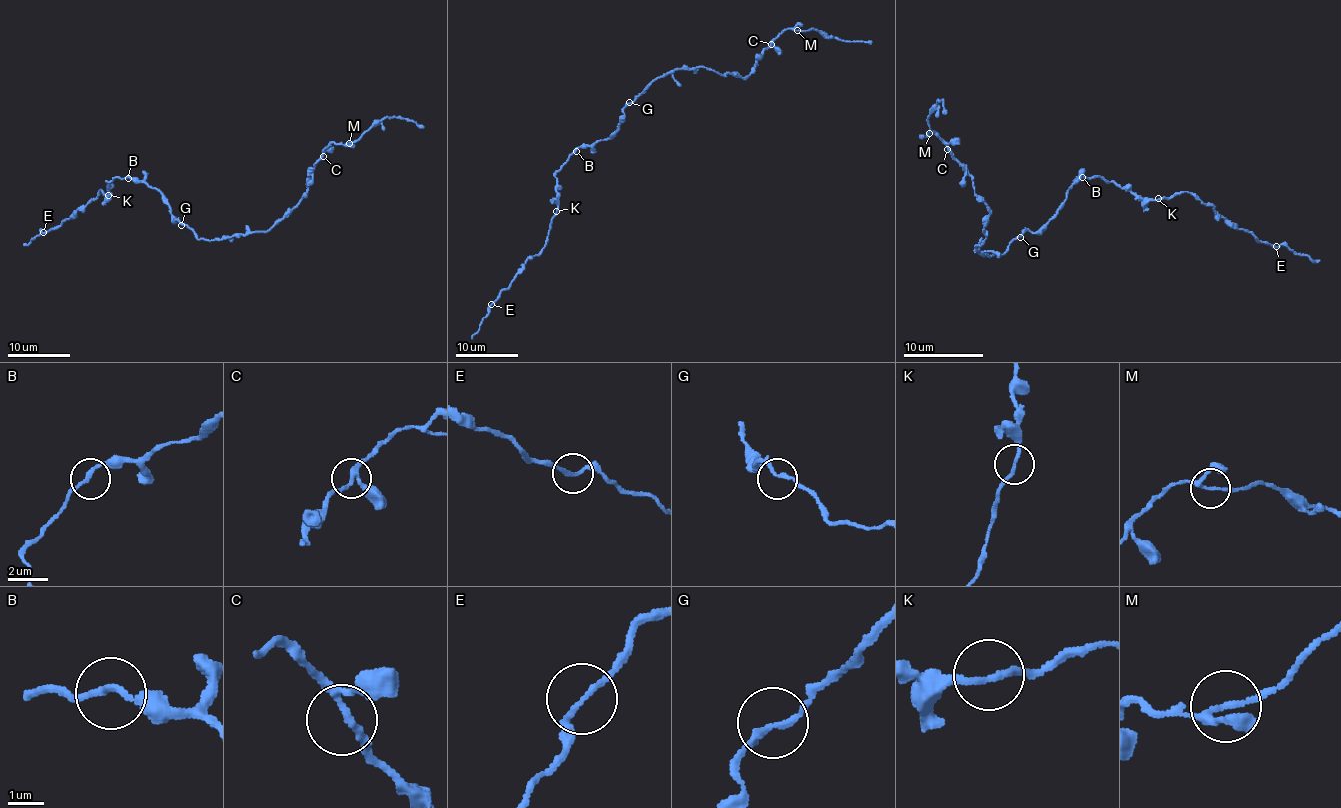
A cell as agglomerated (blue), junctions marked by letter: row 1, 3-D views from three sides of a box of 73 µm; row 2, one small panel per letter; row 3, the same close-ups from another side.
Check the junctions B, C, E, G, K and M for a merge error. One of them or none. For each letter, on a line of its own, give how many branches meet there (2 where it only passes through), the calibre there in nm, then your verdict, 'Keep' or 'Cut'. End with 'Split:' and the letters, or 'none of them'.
B: Branches: 2. Thickness 170 nm. Keep
C: Branches: 3. Thickness 180 nm. Keep
E: Branches: 2. Thickness 160 nm. Keep
G: Branches: 2. Thickness 170 nm. Keep
K: Branches: 2. Thickness 170 nm. Keep
M: Branches: 3. Thickness 160 nm. Keep
Split: none of them

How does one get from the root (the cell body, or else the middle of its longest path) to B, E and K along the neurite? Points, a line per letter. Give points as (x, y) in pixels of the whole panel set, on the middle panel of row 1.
B: (629, 104), (623, 109), (618, 129), (609, 138), (579, 146), (576, 151)
E: (629, 104), (609, 138), (579, 146), (555, 173), (557, 214), (547, 242), (491, 303)
K: (629, 104), (623, 109), (618, 129), (609, 138), (579, 146), (555, 173), (557, 211)

